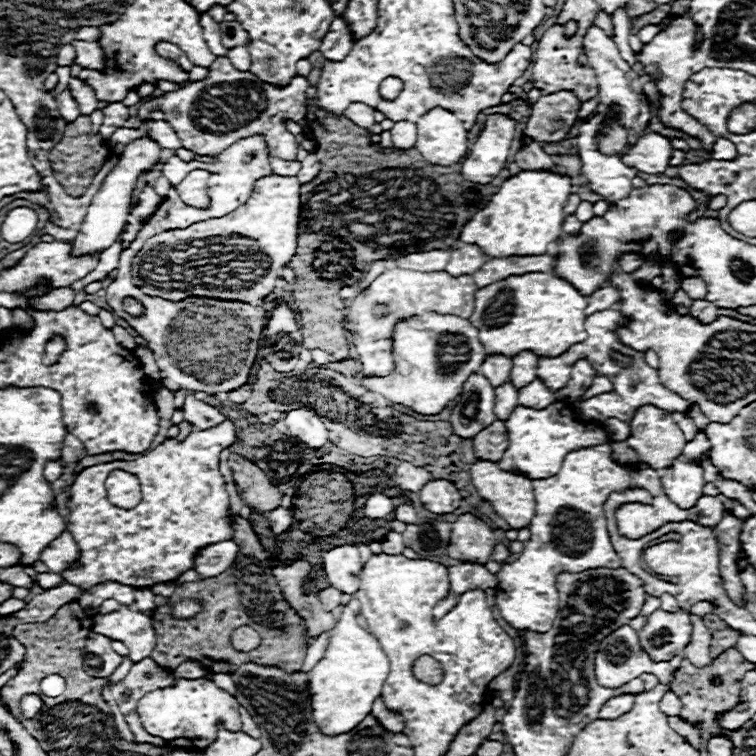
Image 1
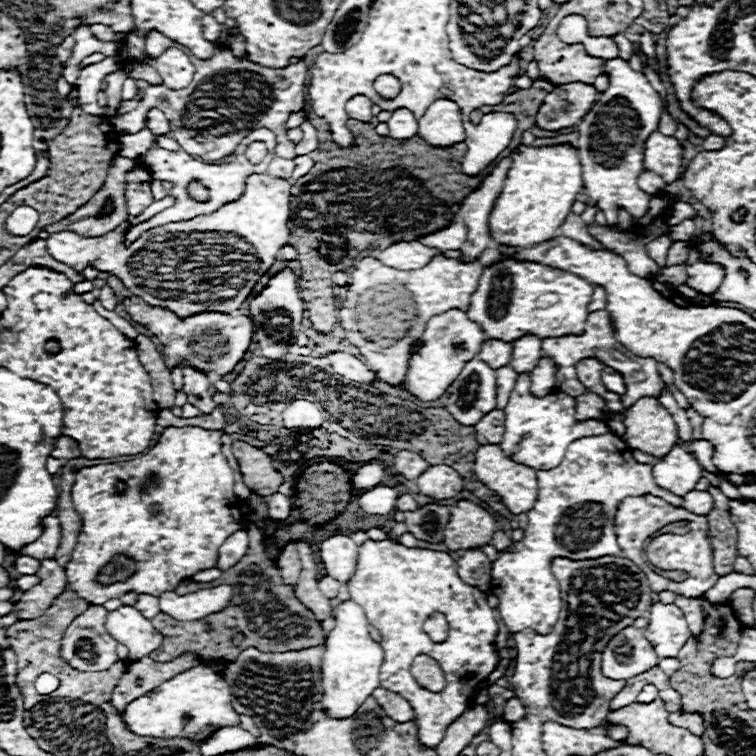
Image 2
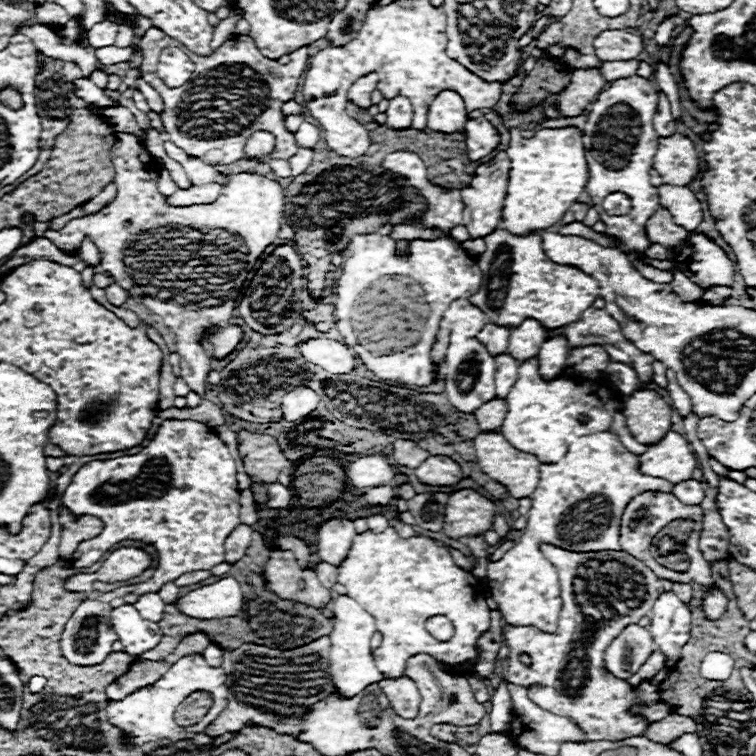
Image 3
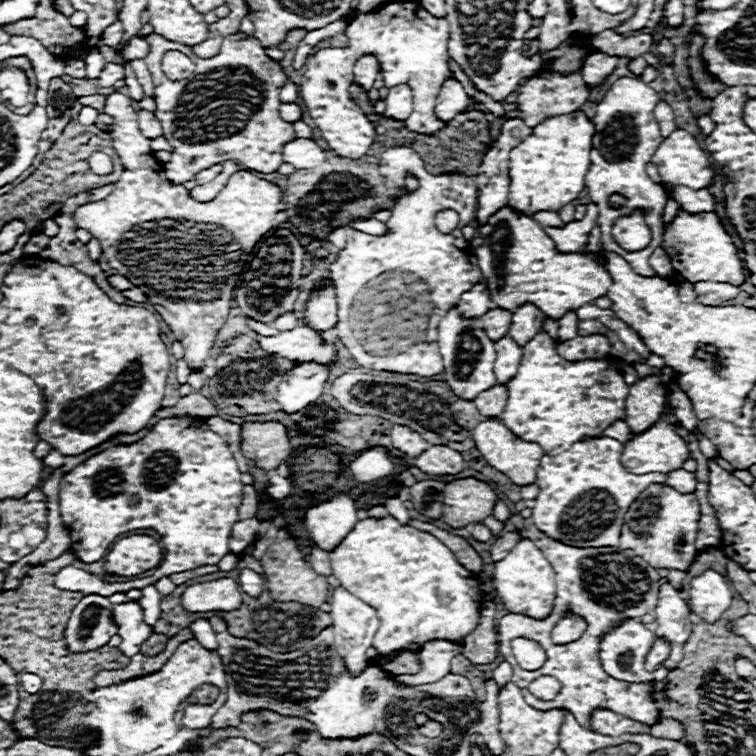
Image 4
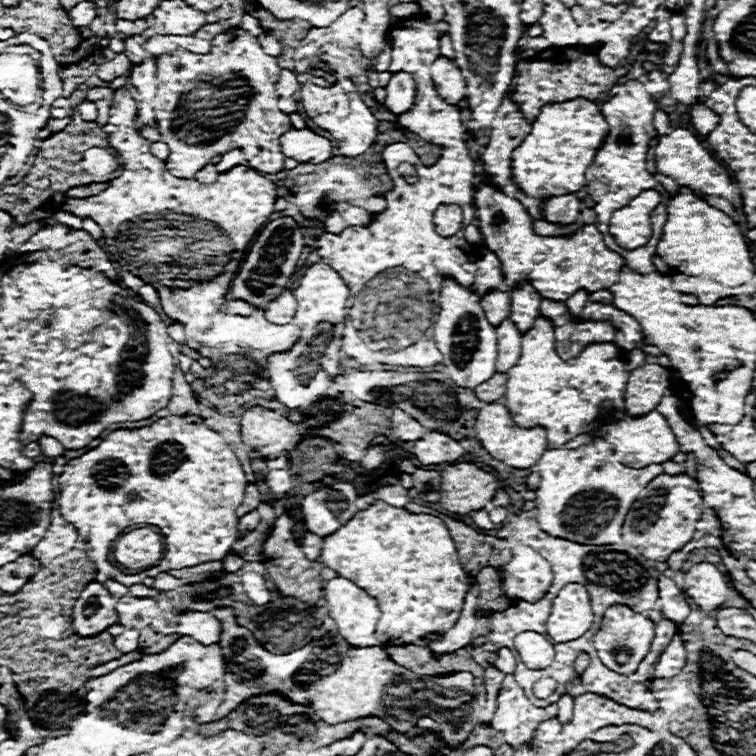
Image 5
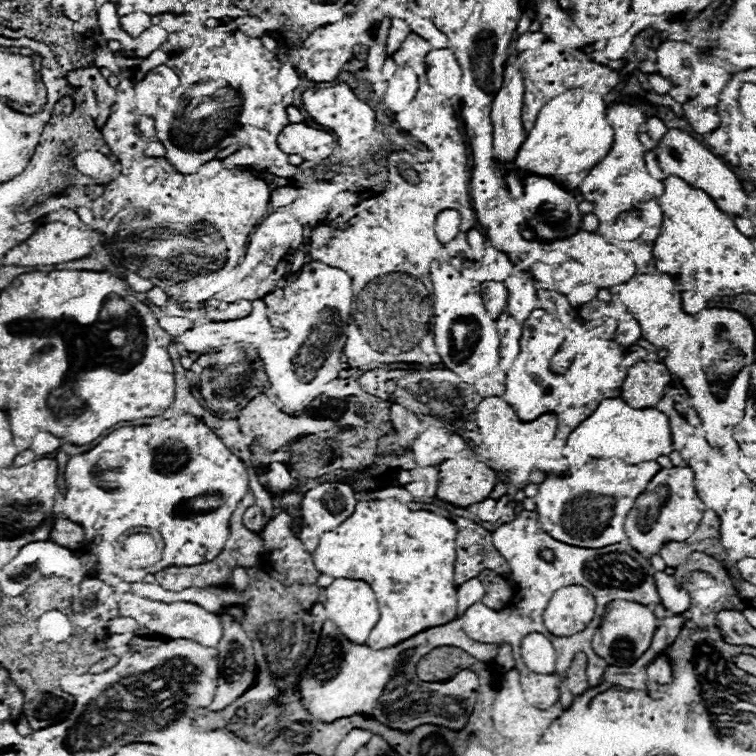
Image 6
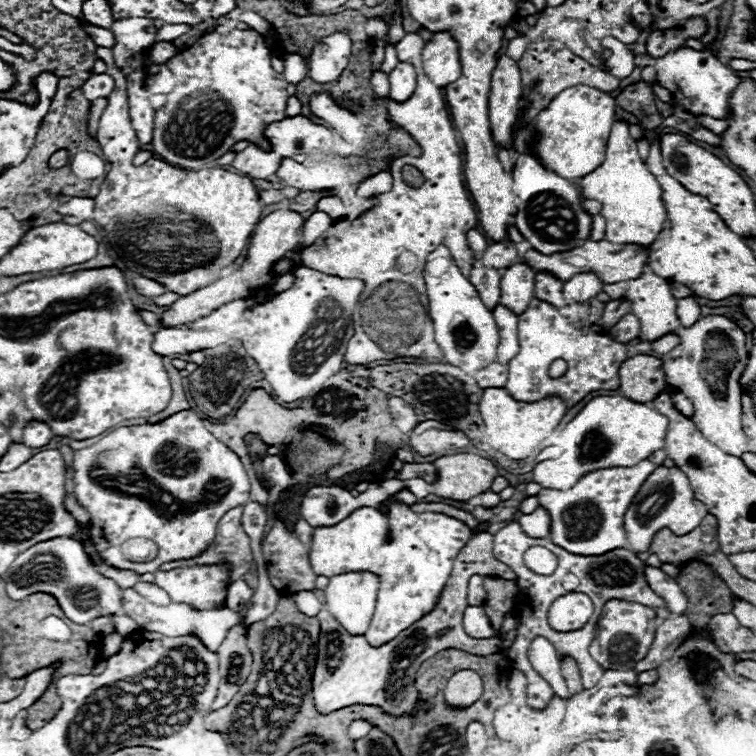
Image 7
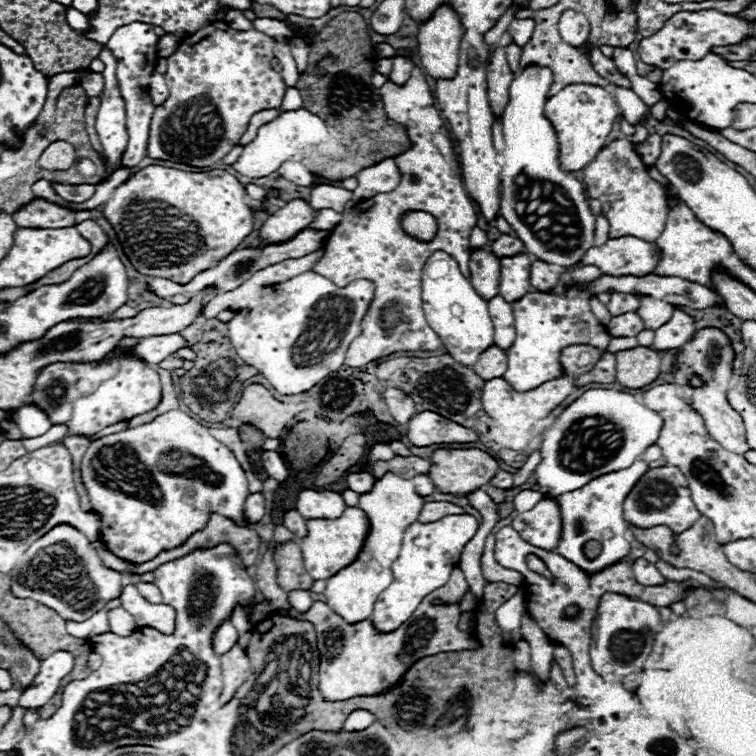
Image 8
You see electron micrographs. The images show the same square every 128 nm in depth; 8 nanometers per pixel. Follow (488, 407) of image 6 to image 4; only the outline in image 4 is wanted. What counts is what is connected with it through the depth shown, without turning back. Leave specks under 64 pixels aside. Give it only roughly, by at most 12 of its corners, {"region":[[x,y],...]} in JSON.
{"region":[[498,420],[480,422],[472,438],[486,462],[528,486],[544,456]]}

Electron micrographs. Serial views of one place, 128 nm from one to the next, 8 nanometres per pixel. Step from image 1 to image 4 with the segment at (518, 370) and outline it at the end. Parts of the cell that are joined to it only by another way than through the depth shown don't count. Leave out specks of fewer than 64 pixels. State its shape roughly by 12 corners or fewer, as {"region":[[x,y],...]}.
{"region":[[532,304],[514,310],[508,336],[524,346],[546,316]]}

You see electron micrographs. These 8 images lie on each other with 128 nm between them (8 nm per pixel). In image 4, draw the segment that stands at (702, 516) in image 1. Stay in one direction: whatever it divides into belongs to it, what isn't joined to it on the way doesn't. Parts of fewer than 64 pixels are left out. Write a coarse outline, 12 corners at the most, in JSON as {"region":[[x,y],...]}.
{"region":[[686,470],[670,472],[666,484],[682,494],[696,490],[696,476]]}

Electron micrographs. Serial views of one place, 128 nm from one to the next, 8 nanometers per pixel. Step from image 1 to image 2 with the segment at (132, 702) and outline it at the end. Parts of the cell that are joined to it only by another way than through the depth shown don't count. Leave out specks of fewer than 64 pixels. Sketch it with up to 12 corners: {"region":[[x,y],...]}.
{"region":[[186,652],[160,664],[142,658],[126,668],[112,704],[126,708],[164,680],[201,664]]}

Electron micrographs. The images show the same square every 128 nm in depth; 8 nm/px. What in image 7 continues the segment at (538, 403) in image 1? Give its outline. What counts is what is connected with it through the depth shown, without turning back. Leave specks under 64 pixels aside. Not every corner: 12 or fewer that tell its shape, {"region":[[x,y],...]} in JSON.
{"region":[[578,274],[564,284],[568,304],[586,302],[602,292],[594,274]]}

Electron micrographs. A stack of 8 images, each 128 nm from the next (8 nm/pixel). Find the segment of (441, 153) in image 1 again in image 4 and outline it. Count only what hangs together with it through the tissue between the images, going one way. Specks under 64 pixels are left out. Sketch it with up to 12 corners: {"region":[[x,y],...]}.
{"region":[[458,80],[444,82],[434,106],[450,122],[468,110],[468,94]]}

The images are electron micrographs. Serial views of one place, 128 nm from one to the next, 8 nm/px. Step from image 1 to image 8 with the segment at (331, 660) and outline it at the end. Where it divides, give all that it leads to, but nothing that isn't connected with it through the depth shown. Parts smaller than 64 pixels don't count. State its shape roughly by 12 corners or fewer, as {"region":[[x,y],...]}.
{"region":[[394,474],[360,496],[370,534],[358,560],[310,595],[348,624],[392,584],[402,536],[424,506]]}

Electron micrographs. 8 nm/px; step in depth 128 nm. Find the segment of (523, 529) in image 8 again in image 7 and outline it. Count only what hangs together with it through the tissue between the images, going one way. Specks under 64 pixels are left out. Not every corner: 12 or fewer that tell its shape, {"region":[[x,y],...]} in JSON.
{"region":[[540,506],[518,522],[528,536],[546,538],[550,516]]}

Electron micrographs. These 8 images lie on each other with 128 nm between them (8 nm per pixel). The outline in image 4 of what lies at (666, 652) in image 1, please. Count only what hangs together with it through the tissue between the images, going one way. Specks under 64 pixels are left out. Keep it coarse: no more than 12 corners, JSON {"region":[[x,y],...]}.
{"region":[[670,584],[654,610],[656,636],[668,640],[678,664],[692,634],[690,606]]}

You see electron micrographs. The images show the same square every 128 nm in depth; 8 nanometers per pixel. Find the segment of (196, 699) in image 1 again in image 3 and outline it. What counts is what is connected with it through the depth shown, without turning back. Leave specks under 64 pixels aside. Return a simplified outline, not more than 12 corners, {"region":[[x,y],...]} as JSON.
{"region":[[180,658],[156,684],[108,702],[106,718],[136,744],[180,732],[176,708],[208,692],[204,728],[226,708],[222,668]]}

